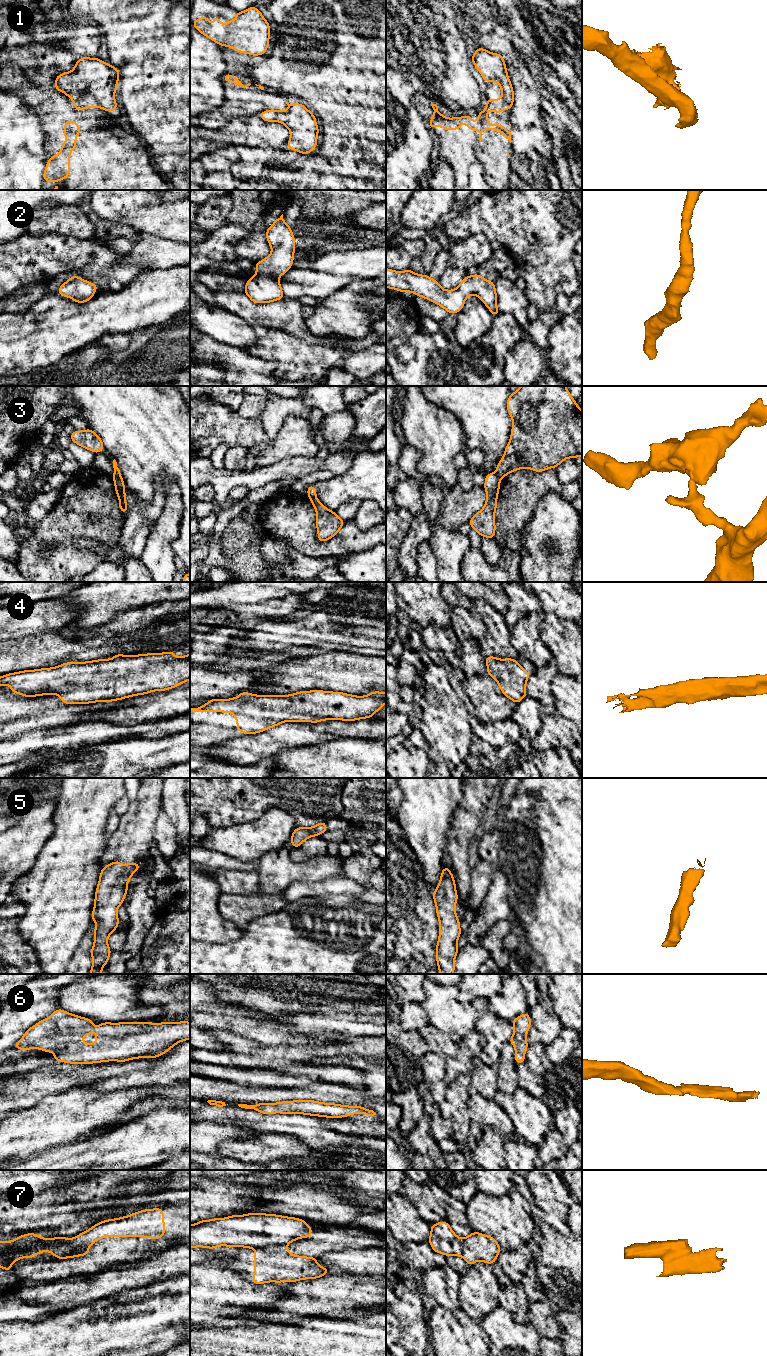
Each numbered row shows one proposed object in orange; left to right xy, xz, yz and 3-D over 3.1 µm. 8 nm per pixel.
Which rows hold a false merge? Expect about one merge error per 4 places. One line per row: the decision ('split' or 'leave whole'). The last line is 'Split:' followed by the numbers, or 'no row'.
1: split
2: leave whole
3: split
4: leave whole
5: leave whole
6: leave whole
7: split
Split: 1, 3, 7

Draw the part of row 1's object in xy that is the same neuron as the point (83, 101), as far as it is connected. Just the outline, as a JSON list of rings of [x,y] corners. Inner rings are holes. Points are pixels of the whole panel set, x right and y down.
[[[81,93],[80,96],[74,101],[74,108],[78,111],[83,111],[85,108],[99,108],[99,104],[92,96],[87,96]]]

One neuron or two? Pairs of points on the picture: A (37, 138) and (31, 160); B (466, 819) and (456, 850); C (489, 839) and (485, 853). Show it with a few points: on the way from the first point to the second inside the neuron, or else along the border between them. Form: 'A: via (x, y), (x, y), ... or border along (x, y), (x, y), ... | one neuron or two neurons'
A: via (37, 144), (37, 155) | one neuron
B: via (464, 827), (460, 834), (460, 842) | one neuron
C: via (489, 842), (489, 847), (486, 850) | one neuron

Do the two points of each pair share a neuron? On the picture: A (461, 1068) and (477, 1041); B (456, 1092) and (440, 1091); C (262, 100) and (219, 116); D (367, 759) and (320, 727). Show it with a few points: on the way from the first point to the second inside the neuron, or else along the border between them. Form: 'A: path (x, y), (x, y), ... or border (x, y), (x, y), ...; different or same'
A: path (463, 1061), (470, 1048); same
B: border (448, 1085), (445, 1091), (445, 1098), (438, 1103); different
C: path (251, 100), (240, 100), (230, 109); same
D: border (361, 737), (341, 737), (315, 744); different

